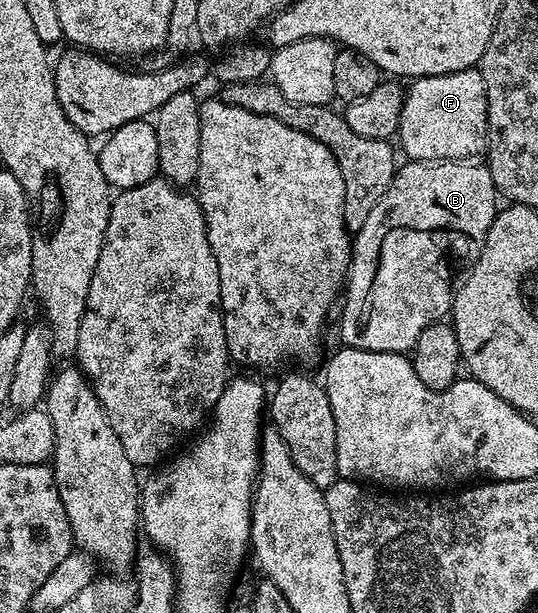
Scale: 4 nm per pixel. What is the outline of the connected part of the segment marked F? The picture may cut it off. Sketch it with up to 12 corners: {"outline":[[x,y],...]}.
{"outline":[[479,68],[418,77],[396,136],[410,161],[477,159]]}

